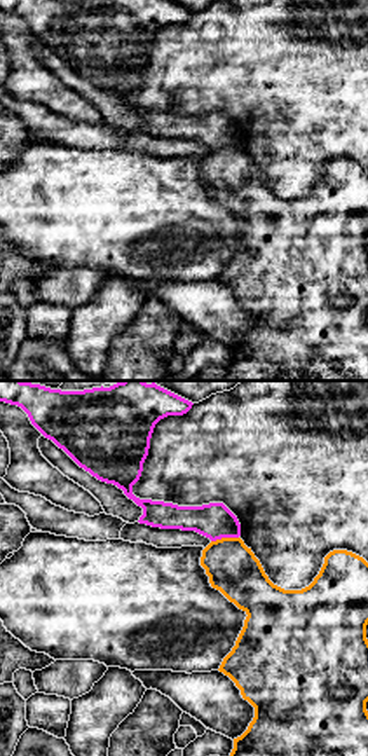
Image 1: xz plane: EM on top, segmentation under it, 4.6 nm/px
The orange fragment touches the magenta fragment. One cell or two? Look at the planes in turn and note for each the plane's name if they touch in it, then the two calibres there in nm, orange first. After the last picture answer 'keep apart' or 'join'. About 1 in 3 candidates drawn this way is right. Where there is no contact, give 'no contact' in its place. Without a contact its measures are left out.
meets orange in xz; 240 nm thick on the orange side, 170 nm on the other

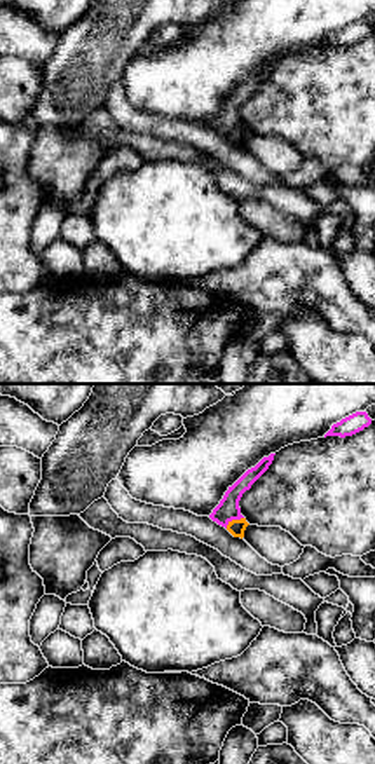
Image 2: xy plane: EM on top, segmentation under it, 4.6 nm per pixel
meets orange in xy; 80 nm thick on the orange side, 100 nm on the other

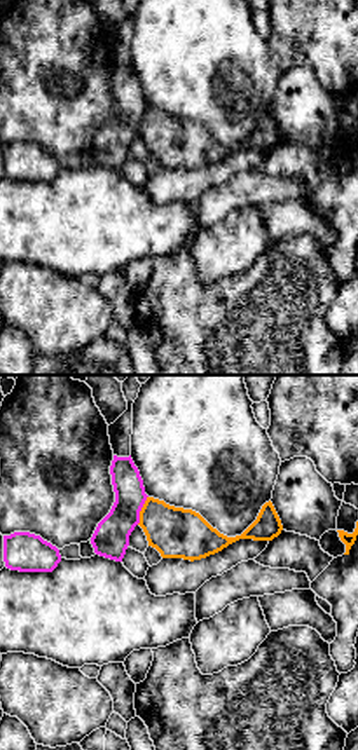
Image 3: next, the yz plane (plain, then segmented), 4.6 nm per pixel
meets orange in yz; 240 nm thick on the orange side, 170 nm on the other

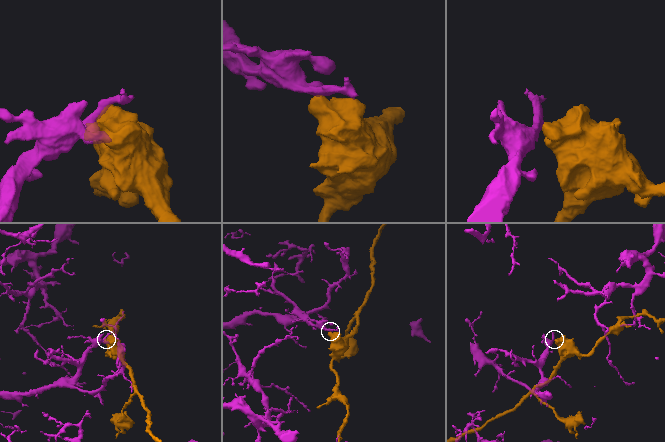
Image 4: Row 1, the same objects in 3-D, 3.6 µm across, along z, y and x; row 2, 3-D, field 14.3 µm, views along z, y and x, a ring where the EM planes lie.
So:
keep apart

